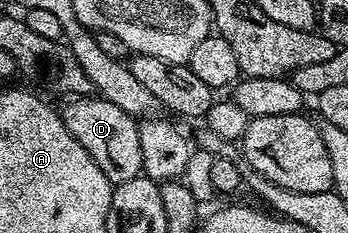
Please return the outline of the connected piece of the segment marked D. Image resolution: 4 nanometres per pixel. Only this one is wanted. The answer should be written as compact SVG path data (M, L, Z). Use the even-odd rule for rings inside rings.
M96 94L79 95L69 99L71 106L76 106L76 134L74 138L82 144L82 148L90 153L91 158L103 175L113 186L125 183L141 175L144 161L142 160L141 136L137 119L123 112L114 104L100 106L100 96Z

